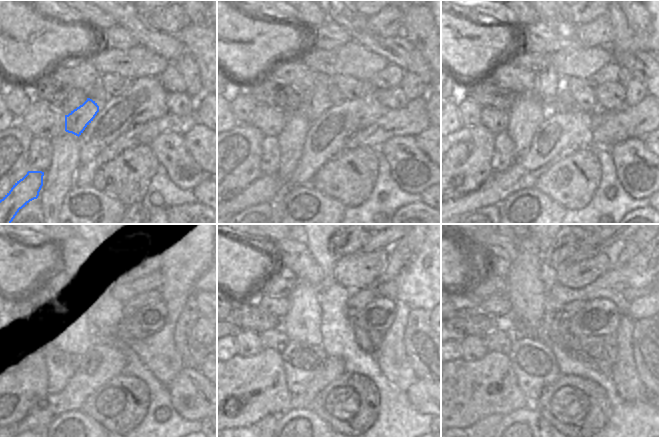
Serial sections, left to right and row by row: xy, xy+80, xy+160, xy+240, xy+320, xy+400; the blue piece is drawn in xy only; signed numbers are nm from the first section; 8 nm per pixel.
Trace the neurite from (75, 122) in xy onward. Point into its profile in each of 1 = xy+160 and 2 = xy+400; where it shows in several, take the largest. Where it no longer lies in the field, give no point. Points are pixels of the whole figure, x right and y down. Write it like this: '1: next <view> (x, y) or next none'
1: next xy+160 (547, 80)
2: next xy+400 (544, 244)

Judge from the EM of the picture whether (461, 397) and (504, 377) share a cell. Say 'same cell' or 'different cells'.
same cell

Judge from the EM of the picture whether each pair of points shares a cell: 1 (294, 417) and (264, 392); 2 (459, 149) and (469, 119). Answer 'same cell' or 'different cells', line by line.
1: different cells
2: different cells

